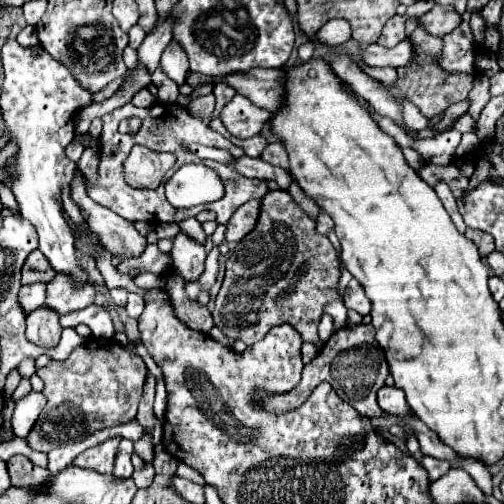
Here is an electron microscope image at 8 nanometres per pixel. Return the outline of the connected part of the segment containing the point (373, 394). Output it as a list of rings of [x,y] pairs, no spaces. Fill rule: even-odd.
[[[365,323],[347,325],[335,331],[331,339],[321,347],[317,357],[305,365],[303,377],[295,389],[291,389],[289,393],[281,393],[281,395],[269,395],[269,397],[263,395],[263,399],[259,399],[261,401],[259,405],[267,413],[277,413],[277,415],[295,411],[299,405],[303,405],[303,401],[307,401],[307,397],[319,383],[327,381],[333,385],[337,395],[345,399],[349,405],[353,405],[361,415],[379,417],[383,415],[383,411],[377,405],[377,391],[385,385],[387,375],[389,375],[389,365],[385,359],[385,351],[375,341],[375,327],[365,325]]]

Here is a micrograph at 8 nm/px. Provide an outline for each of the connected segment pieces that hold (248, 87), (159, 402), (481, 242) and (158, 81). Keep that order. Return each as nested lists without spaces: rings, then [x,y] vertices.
[[[261,67],[243,73],[229,73],[227,77],[209,77],[209,75],[187,71],[187,83],[191,87],[199,87],[203,83],[209,85],[225,83],[231,85],[243,97],[247,97],[251,103],[267,111],[281,107],[281,95],[283,95],[281,81],[283,81],[283,73],[279,69],[261,69]]]
[[[157,381],[157,397],[155,397],[155,415],[159,421],[165,421],[165,405],[167,405],[167,389],[163,381]]]
[[[467,229],[465,231],[465,237],[471,239],[479,247],[481,257],[487,257],[495,249],[495,241],[493,241],[493,237],[489,233],[483,233],[479,229]]]
[[[157,69],[157,73],[153,73],[153,85],[159,89],[159,93],[157,93],[157,97],[161,97],[161,101],[163,103],[175,103],[177,101],[177,97],[179,97],[179,87],[177,87],[177,83],[175,81],[169,81],[167,77],[163,77],[163,73],[161,73],[161,69]]]

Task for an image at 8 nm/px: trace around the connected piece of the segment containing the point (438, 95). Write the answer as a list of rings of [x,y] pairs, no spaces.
[[[417,27],[411,33],[411,37],[413,37],[413,43],[419,47],[417,53],[421,53],[421,57],[417,57],[417,61],[413,61],[413,65],[405,65],[405,67],[397,69],[397,73],[399,73],[397,87],[399,89],[391,89],[391,93],[395,99],[399,99],[401,95],[409,97],[421,109],[421,113],[427,119],[431,119],[437,113],[445,111],[449,105],[465,101],[473,87],[473,77],[469,77],[465,73],[455,73],[455,75],[441,73],[441,69],[437,69],[437,65],[433,65],[433,57],[429,57],[429,53],[437,53],[437,49],[441,49],[441,37],[433,37],[433,35],[425,33],[423,27]]]

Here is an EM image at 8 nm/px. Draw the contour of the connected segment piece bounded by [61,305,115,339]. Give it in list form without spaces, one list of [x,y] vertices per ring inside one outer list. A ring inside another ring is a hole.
[[[89,305],[85,309],[79,309],[79,311],[61,315],[61,325],[63,327],[75,327],[79,323],[89,325],[89,329],[93,331],[95,337],[111,339],[113,333],[115,333],[115,327],[111,323],[111,317],[109,317],[107,309],[105,307],[99,307],[99,305]]]

